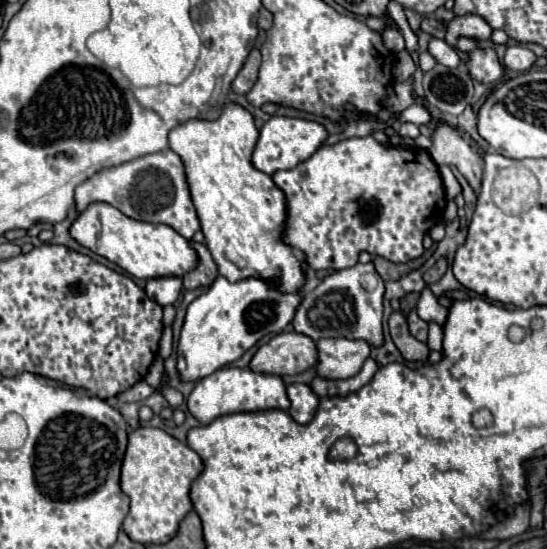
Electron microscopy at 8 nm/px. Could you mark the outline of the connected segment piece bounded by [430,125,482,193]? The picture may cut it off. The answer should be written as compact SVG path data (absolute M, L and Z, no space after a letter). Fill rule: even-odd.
M448 125L434 127L430 155L436 155L436 163L440 165L454 165L478 193L482 183L482 157L466 141L462 141L462 137L454 133L454 129L450 129Z

